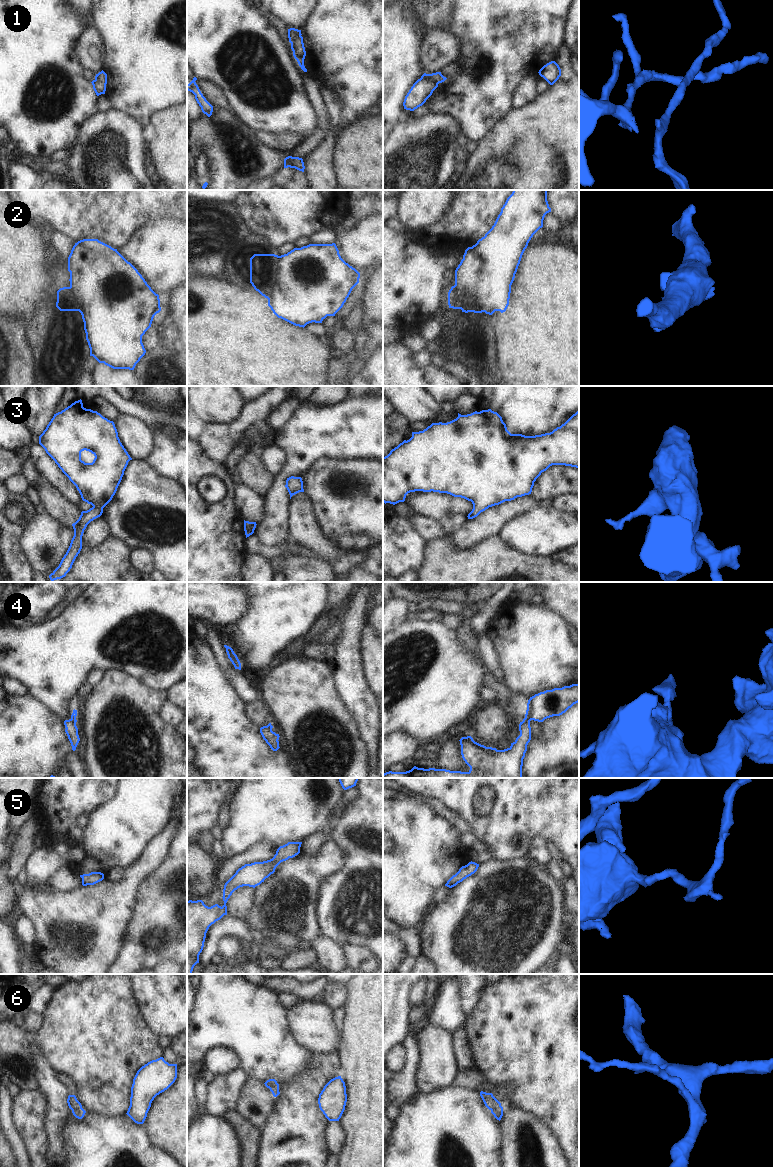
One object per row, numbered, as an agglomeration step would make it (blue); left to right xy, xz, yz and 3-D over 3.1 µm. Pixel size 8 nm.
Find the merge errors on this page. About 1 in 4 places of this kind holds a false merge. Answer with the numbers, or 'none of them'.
none of them

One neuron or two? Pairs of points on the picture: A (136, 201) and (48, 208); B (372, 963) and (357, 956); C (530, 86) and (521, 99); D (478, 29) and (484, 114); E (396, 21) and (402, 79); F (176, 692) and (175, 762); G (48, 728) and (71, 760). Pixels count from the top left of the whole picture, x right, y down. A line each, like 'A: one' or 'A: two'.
A: one
B: one
C: one
D: one
E: one
F: two
G: one

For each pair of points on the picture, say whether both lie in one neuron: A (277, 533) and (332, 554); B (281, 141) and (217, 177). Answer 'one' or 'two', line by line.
A: two
B: two

